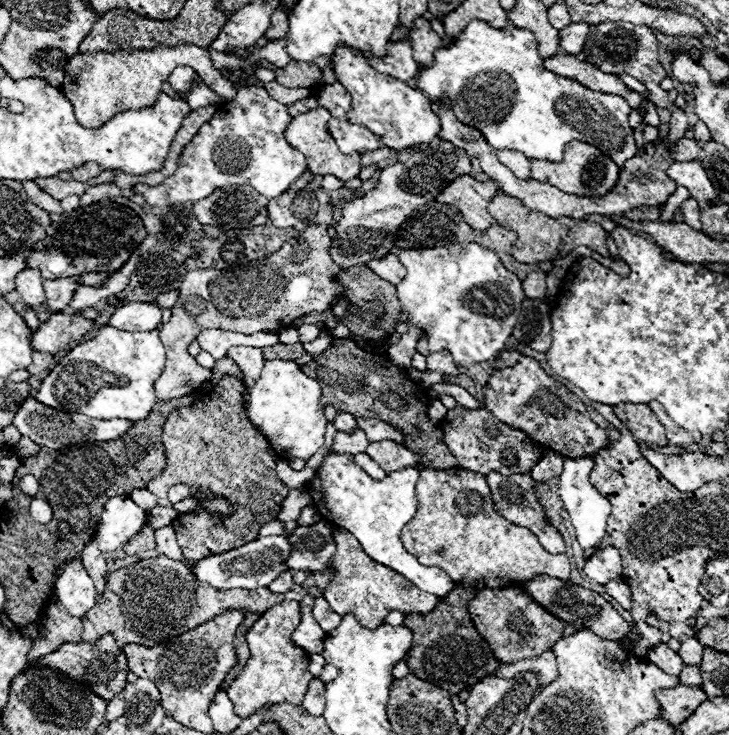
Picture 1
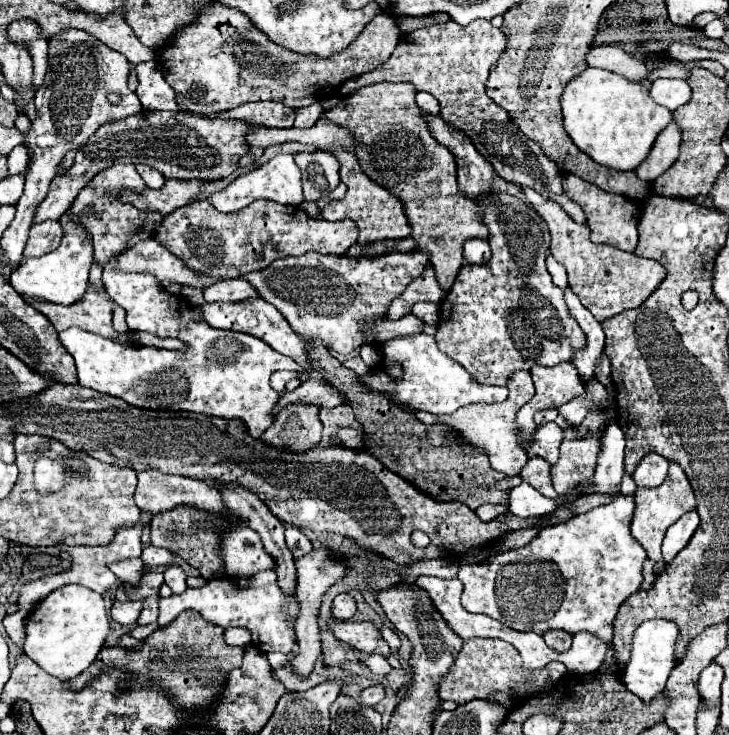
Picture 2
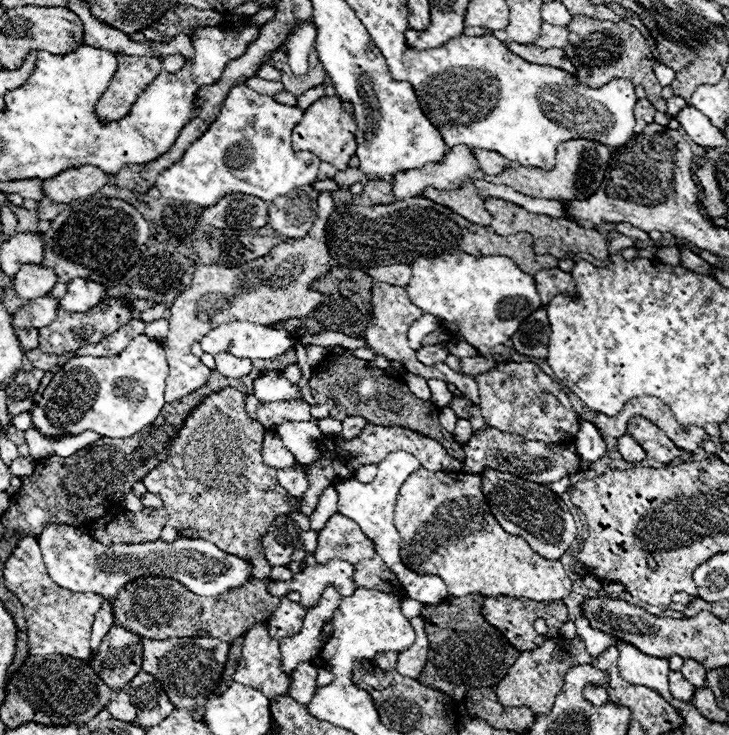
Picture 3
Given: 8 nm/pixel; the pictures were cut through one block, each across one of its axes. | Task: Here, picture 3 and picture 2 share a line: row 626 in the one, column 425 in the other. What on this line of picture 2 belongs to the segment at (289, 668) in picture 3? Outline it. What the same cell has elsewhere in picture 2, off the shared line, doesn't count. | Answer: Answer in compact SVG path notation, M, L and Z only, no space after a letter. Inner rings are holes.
M416 302L412 308L414 316L424 324L436 324L438 322L438 310L440 310L440 304L434 304L434 302Z

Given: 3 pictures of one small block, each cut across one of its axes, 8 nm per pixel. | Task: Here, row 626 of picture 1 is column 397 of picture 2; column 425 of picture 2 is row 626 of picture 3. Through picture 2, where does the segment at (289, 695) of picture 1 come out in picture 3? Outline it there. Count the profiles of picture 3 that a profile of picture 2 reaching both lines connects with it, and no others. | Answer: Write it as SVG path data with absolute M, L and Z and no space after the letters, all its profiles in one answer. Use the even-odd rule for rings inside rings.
M268 622L256 624L252 630L244 634L244 648L242 648L242 658L238 662L238 668L234 672L234 682L250 686L260 690L268 700L276 696L286 696L290 690L292 676L284 672L282 668L282 654L280 654L280 642L268 634Z

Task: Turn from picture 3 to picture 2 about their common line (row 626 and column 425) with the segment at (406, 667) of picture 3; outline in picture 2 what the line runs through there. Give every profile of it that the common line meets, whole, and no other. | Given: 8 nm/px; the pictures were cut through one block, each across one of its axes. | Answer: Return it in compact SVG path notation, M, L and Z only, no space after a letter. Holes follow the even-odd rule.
M518 370L518 372L512 372L512 376L506 382L506 386L508 386L510 394L500 404L470 404L470 406L458 408L452 414L442 414L442 416L434 416L434 414L428 414L428 412L416 412L416 418L420 422L424 422L424 424L440 422L440 424L448 424L448 426L460 430L462 438L466 442L482 448L490 456L490 464L492 464L494 470L498 470L502 474L508 474L508 476L516 476L516 474L520 474L520 470L526 464L528 456L522 450L522 446L518 444L518 424L514 424L514 420L516 420L518 410L526 402L532 400L532 396L534 396L534 382L532 382L530 372Z

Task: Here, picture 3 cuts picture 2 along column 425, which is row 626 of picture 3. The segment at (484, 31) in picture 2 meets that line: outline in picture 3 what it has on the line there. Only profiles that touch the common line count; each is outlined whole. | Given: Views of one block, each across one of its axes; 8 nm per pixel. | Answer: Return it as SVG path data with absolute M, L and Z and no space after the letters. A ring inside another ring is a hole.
M24 536L18 548L4 564L4 580L6 588L16 594L16 598L24 606L24 616L28 620L28 652L32 656L48 656L48 654L64 654L80 660L90 660L90 632L96 612L102 606L102 598L98 594L80 594L60 588L52 582L42 562L42 552L38 548L36 538Z

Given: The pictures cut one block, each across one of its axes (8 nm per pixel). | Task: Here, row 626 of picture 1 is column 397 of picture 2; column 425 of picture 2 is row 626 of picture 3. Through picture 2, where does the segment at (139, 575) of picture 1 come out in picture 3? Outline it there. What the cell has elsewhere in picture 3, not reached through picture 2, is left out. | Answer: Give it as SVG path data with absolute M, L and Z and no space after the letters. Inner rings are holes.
M142 576L136 578L132 582L128 582L124 588L118 590L116 598L112 600L112 616L114 616L114 624L122 626L130 632L134 632L140 638L152 638L152 640L166 640L166 638L184 638L184 636L212 636L212 638L220 638L228 644L232 644L232 640L236 640L238 636L246 634L256 622L260 620L268 620L270 618L270 610L266 610L264 606L264 598L260 602L260 594L246 594L244 588L226 592L222 596L196 596L192 594L188 588L184 588L180 582L172 580L172 578L164 578L164 576Z

